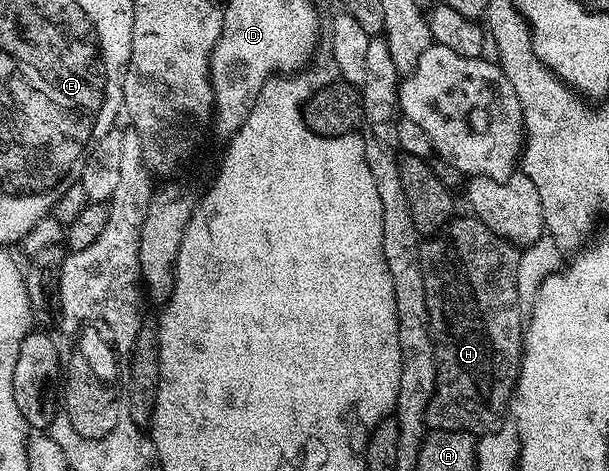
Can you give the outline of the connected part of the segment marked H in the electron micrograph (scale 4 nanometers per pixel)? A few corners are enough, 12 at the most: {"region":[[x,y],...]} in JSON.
{"region":[[474,215],[419,246],[428,430],[482,435],[523,356],[520,250]]}

